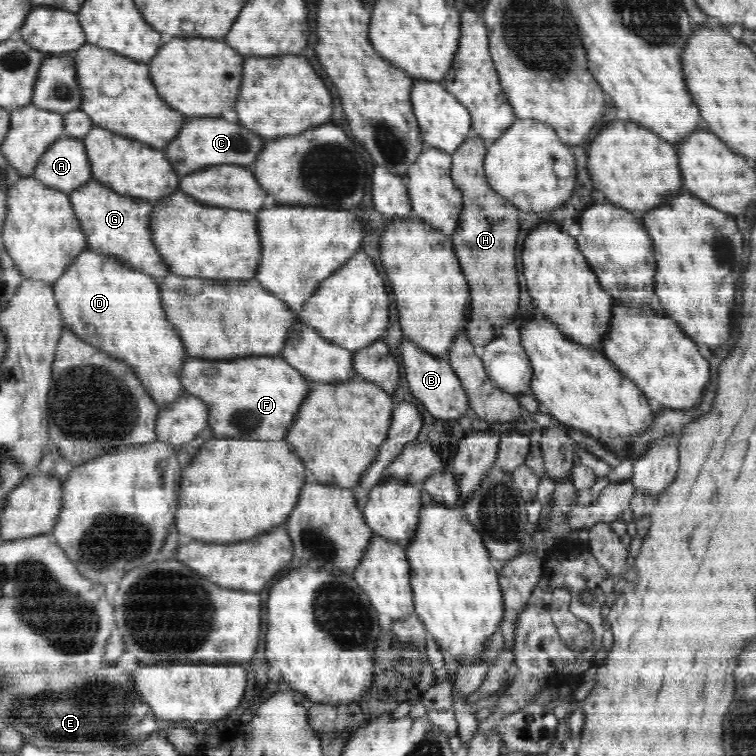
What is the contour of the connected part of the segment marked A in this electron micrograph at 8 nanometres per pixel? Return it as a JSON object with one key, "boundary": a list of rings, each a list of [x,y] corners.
{"boundary":[[[63,136],[40,157],[32,175],[52,189],[70,193],[93,180],[84,141]]]}

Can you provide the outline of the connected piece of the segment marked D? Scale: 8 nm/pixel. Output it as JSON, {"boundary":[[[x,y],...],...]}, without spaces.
{"boundary":[[[88,249],[76,256],[75,262],[51,287],[66,329],[93,347],[110,352],[112,358],[124,360],[132,366],[133,373],[158,407],[166,408],[184,395],[182,370],[188,359],[187,349],[184,348],[182,337],[167,318],[157,279],[144,271],[128,268],[113,257]]]}

